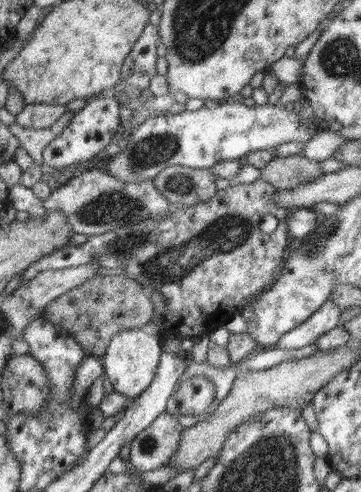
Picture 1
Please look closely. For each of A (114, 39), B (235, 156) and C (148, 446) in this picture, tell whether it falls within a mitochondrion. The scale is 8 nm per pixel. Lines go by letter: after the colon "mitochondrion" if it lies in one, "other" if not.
A: other
B: other
C: mitochondrion

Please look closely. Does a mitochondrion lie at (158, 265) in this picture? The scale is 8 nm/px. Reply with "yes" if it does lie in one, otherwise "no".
yes

